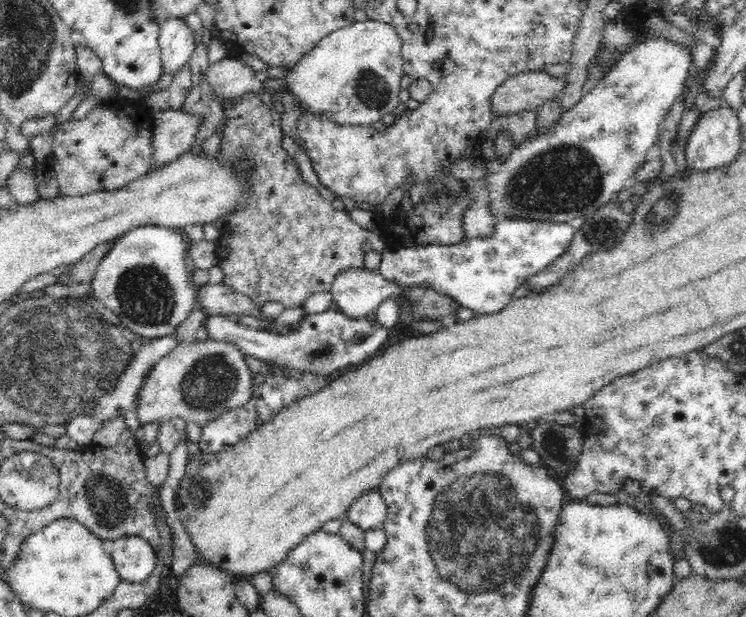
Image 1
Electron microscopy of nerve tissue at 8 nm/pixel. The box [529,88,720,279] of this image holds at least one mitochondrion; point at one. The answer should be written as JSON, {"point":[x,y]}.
{"point":[666,209]}

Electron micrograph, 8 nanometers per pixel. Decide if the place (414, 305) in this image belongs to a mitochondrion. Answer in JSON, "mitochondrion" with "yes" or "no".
{"mitochondrion":"yes"}

